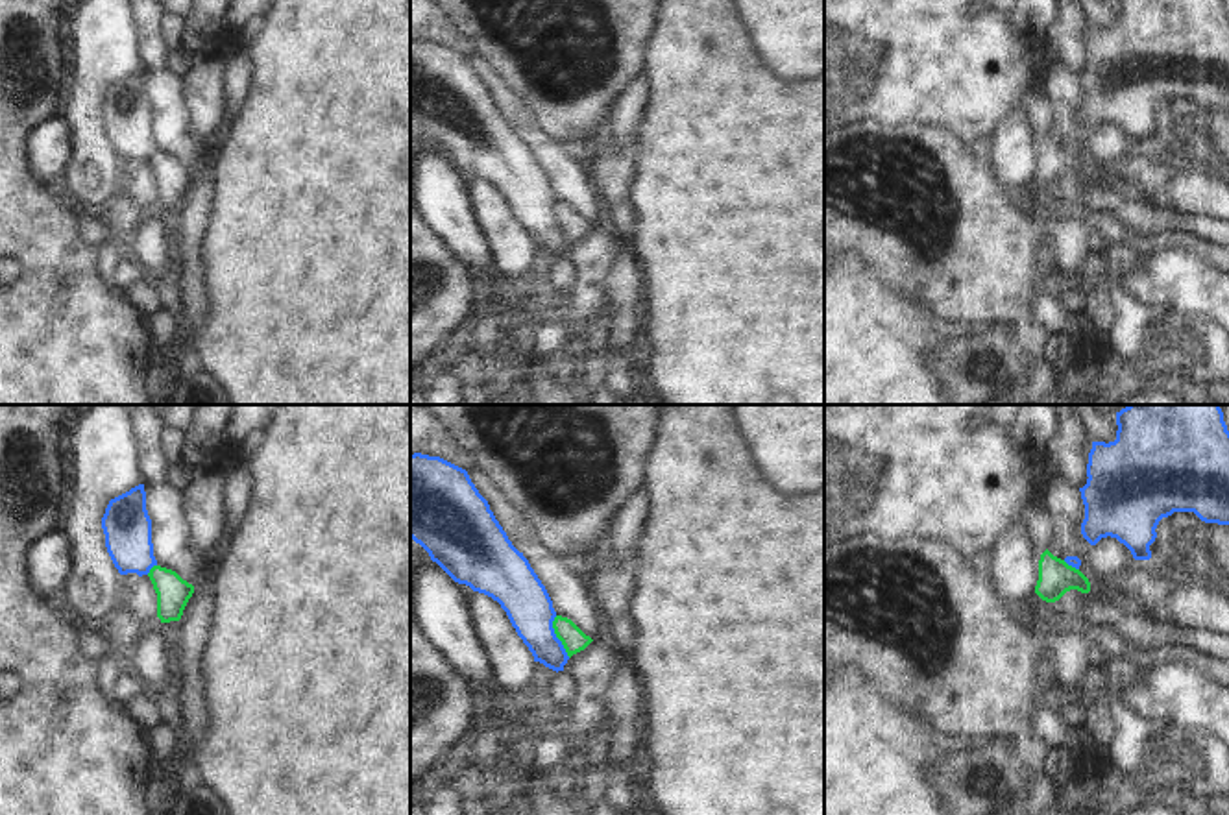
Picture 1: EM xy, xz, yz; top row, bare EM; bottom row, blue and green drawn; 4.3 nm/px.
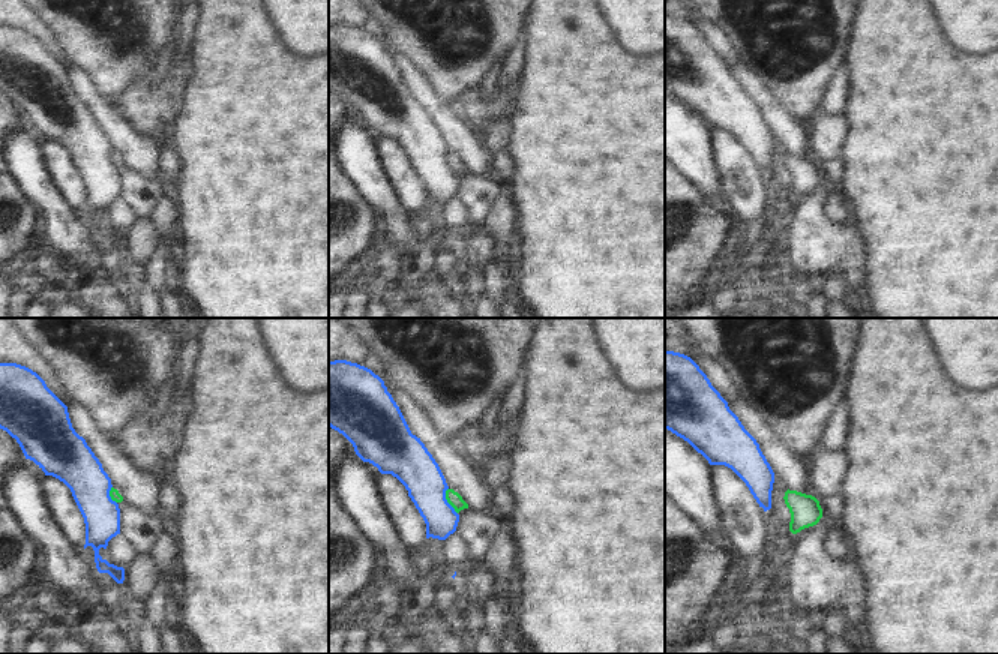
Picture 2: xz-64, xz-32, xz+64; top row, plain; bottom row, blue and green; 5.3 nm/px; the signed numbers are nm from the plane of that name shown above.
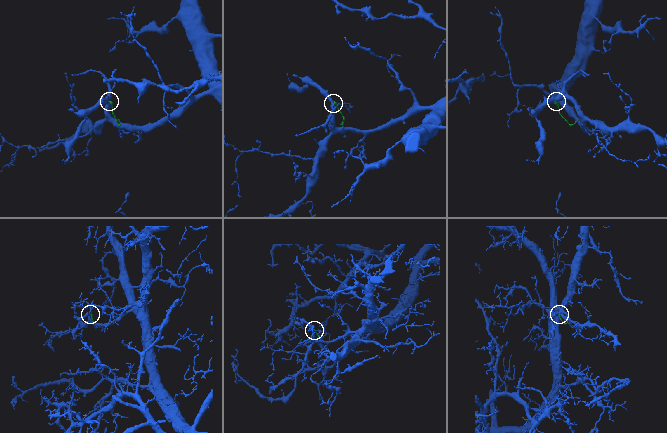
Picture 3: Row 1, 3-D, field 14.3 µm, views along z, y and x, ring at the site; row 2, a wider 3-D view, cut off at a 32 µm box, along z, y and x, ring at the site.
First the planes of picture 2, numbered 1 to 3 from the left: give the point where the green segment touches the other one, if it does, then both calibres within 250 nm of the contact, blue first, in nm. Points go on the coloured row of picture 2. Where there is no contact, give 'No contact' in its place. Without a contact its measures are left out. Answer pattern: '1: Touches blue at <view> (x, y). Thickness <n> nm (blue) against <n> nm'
1: Touches blue at xz-64 (108, 495). Thickness 240 nm (blue) against 50 nm
2: Touches blue at xz-32 (446, 501). Thickness 220 nm (blue) against 80 nm
3: No contact

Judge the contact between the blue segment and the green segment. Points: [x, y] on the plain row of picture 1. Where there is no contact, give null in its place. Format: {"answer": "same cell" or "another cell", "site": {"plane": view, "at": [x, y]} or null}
{"answer": "another cell", "site": {"plane": "xz", "at": [555, 222]}}

